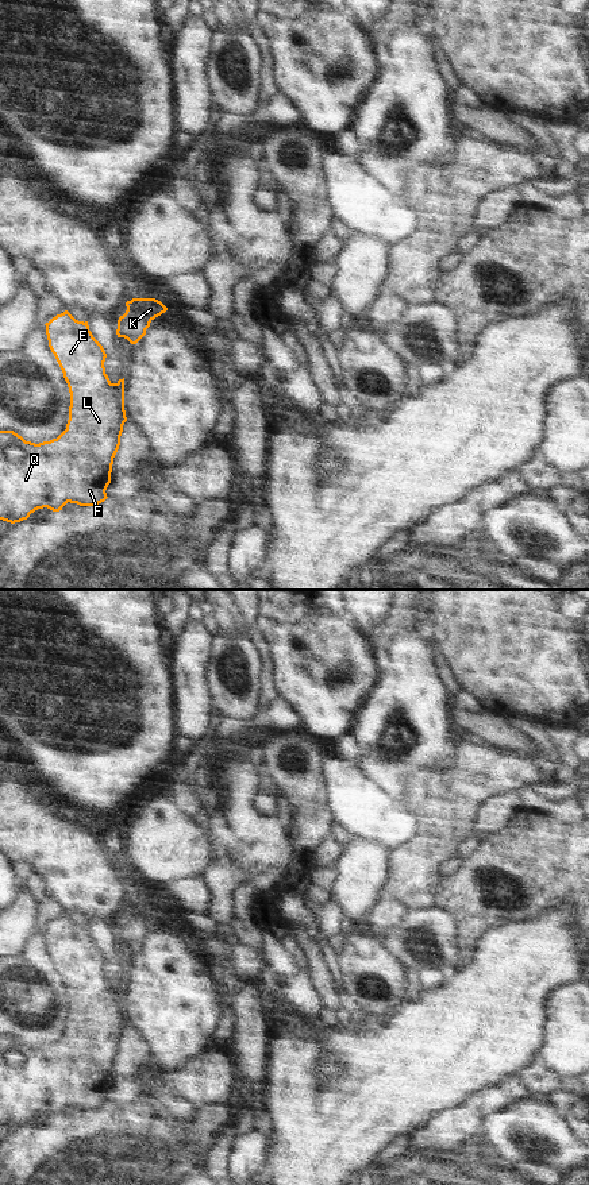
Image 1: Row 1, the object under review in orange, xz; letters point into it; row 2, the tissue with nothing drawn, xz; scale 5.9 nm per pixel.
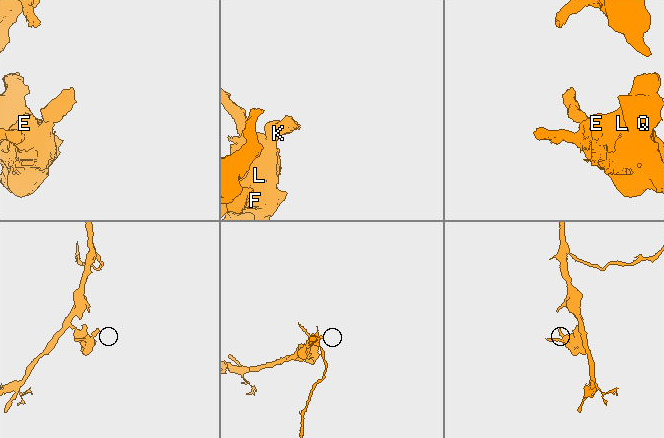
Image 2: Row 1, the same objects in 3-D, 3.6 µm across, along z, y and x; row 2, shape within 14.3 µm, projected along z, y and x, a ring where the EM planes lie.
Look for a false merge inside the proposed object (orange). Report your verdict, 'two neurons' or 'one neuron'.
one neuron

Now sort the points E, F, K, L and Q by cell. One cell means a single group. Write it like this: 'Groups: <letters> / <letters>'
Groups: E F K L Q.

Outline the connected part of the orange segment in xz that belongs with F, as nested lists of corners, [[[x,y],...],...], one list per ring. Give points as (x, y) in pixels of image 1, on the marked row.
[[[68,310],[46,325],[54,354],[70,393],[66,429],[50,441],[26,441],[14,431],[0,431],[0,520],[15,524],[38,509],[59,512],[70,502],[97,506],[107,497],[113,458],[120,445],[124,410],[124,378],[112,383],[105,374],[107,354],[93,337],[88,321],[76,320]]]

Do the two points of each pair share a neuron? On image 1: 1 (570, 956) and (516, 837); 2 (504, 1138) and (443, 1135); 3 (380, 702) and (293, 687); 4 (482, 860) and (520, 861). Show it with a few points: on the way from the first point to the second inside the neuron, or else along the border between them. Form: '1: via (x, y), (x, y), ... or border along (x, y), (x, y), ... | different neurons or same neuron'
1: border along (574, 913), (551, 907), (519, 921) | different neurons
2: border along (499, 1110), (482, 1118), (480, 1137) | different neurons
3: border along (366, 697), (365, 699) | different neurons
4: via (492, 861), (511, 861) | same neuron

